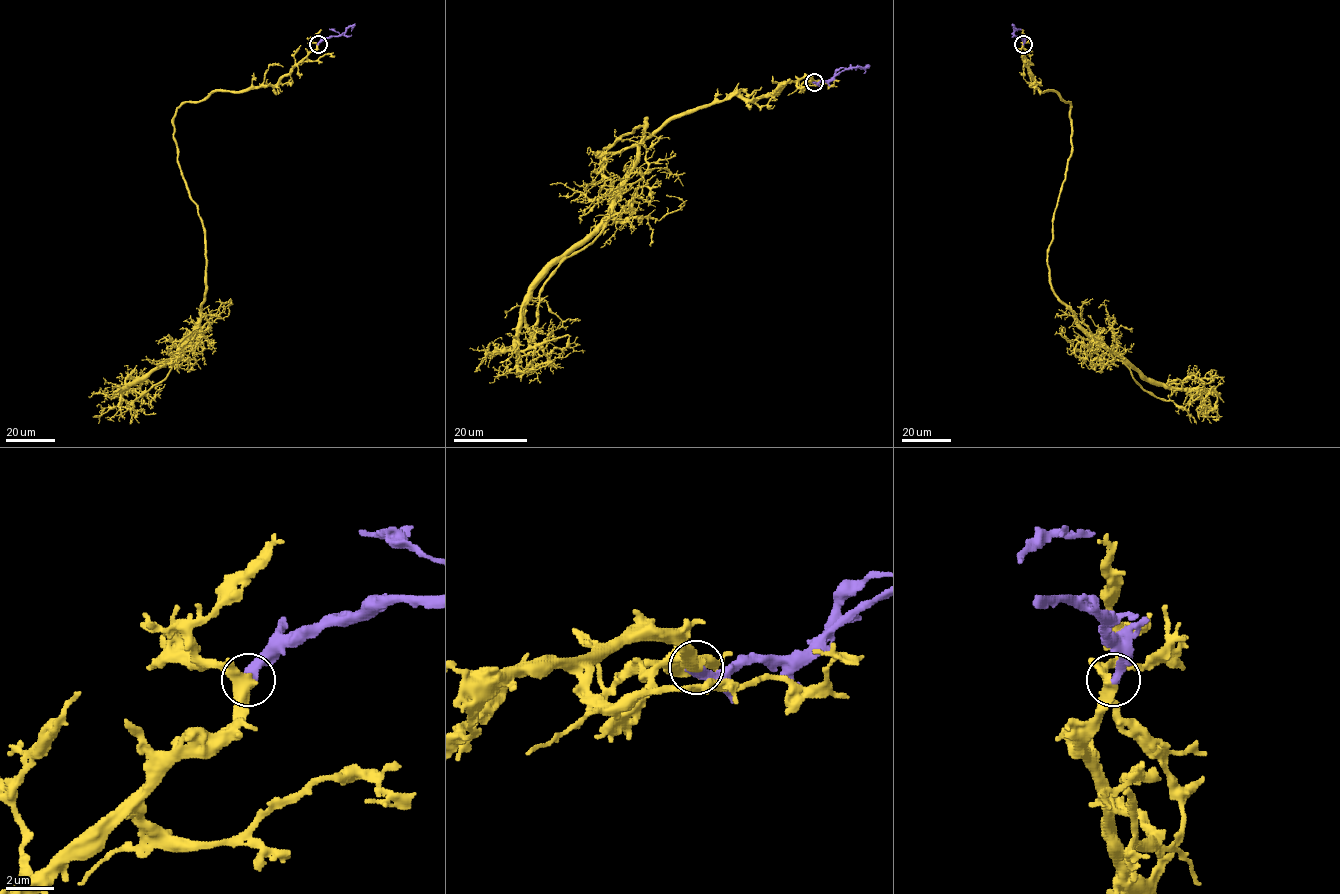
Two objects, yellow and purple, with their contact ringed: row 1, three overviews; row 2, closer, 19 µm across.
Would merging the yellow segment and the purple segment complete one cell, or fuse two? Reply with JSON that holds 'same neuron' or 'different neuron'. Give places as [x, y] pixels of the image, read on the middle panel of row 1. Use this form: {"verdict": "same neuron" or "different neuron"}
{"verdict": "same neuron"}

